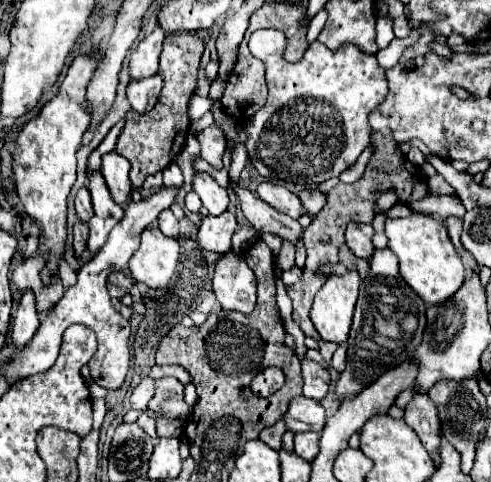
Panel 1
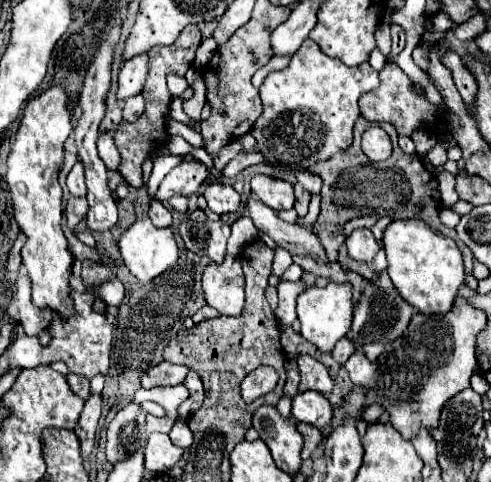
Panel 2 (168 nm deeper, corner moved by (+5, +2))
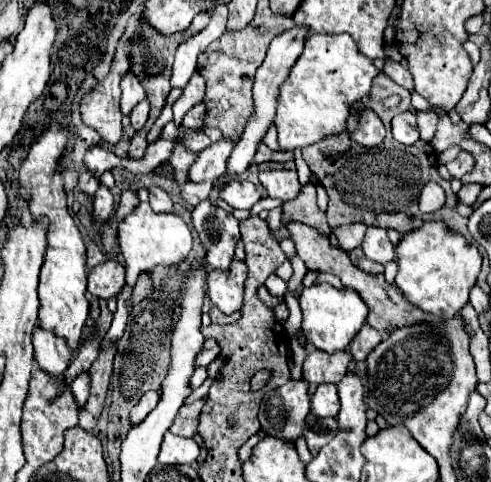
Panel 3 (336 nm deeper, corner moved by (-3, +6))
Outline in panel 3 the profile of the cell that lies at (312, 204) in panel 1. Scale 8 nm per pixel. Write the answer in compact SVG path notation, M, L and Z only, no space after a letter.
M314 184L304 186L296 200L284 202L284 206L282 206L282 226L280 226L276 232L272 232L272 236L274 236L278 242L280 242L282 238L286 238L284 226L290 224L290 222L300 222L300 224L312 226L312 228L316 228L320 234L330 236L332 230L330 230L330 226L328 226L328 222L326 222L326 214L316 206L316 188L314 188Z

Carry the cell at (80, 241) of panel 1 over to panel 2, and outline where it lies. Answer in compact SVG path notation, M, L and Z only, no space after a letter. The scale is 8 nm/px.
M68 198L68 202L66 202L66 218L68 218L68 228L72 232L76 232L78 222L82 222L86 218L86 210L88 210L88 204L86 204L84 198Z

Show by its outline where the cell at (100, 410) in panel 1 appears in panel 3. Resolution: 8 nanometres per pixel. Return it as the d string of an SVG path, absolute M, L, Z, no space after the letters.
M140 202L118 226L118 240L120 240L120 252L126 260L126 283L122 289L122 292L118 294L118 310L114 314L114 322L106 334L106 338L102 340L108 342L108 340L114 340L116 336L122 336L124 332L124 326L126 326L126 320L128 320L128 310L124 308L126 306L126 298L130 296L130 290L134 287L134 282L138 279L140 272L146 272L146 270L152 270L156 266L178 266L180 260L186 258L186 254L190 252L192 248L192 234L190 234L190 228L184 224L184 220L176 214L158 214L150 208L148 202Z

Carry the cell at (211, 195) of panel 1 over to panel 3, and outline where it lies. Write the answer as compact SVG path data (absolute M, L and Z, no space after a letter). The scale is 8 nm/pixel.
M230 180L222 190L222 200L226 200L236 210L250 210L262 198L262 190L250 180Z

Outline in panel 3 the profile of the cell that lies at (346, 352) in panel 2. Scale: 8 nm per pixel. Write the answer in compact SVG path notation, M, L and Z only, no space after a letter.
M364 324L362 330L356 334L356 338L350 342L350 350L354 360L366 360L368 354L382 342L382 334L378 330L372 330L372 326Z

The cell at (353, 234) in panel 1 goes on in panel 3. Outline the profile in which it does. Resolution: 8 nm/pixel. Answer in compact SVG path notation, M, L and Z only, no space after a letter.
M368 228L366 230L366 238L362 242L362 248L364 248L366 258L380 262L380 264L386 264L386 262L396 258L394 246L388 240L386 230L380 230L380 228Z

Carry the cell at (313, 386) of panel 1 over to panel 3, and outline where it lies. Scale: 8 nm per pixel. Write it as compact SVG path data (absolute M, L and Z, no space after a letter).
M312 350L304 360L304 378L310 384L310 394L314 394L316 388L324 382L338 384L340 378L346 374L350 360L352 354L348 350L334 352L334 354Z

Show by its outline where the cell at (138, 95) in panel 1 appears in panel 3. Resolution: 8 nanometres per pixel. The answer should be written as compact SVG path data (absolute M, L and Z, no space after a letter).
M146 100L140 102L140 104L132 110L130 120L132 120L132 128L134 128L134 130L142 130L142 128L144 128L144 124L146 124L146 120L148 120L148 102L146 102Z

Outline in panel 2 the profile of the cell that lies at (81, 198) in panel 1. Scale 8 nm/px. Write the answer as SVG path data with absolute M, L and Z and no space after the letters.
M76 162L76 166L72 168L72 172L68 174L68 190L74 198L84 198L86 196L86 184L84 184L84 168L80 162Z

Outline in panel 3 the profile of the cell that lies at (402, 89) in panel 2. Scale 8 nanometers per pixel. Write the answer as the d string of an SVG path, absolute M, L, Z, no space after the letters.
M386 60L386 64L384 64L384 72L386 72L396 84L404 86L406 90L412 90L412 88L414 88L414 84L412 84L412 74L410 74L406 68L402 68L398 62L394 62L394 60Z

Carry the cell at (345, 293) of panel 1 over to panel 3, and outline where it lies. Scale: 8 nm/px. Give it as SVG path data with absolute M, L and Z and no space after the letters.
M318 284L310 286L300 296L300 308L302 308L302 332L310 344L324 352L336 352L346 350L352 338L360 332L362 324L366 322L368 308L364 300L350 288L336 290L332 284Z

